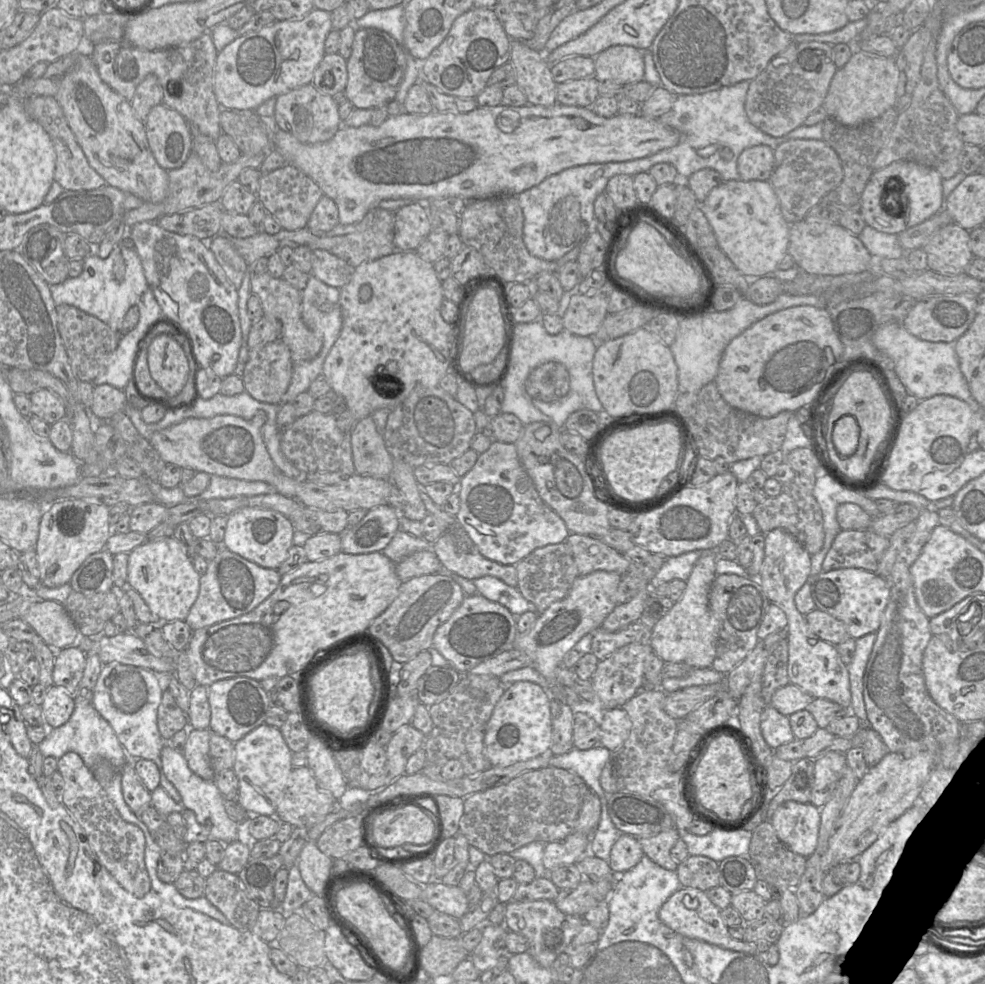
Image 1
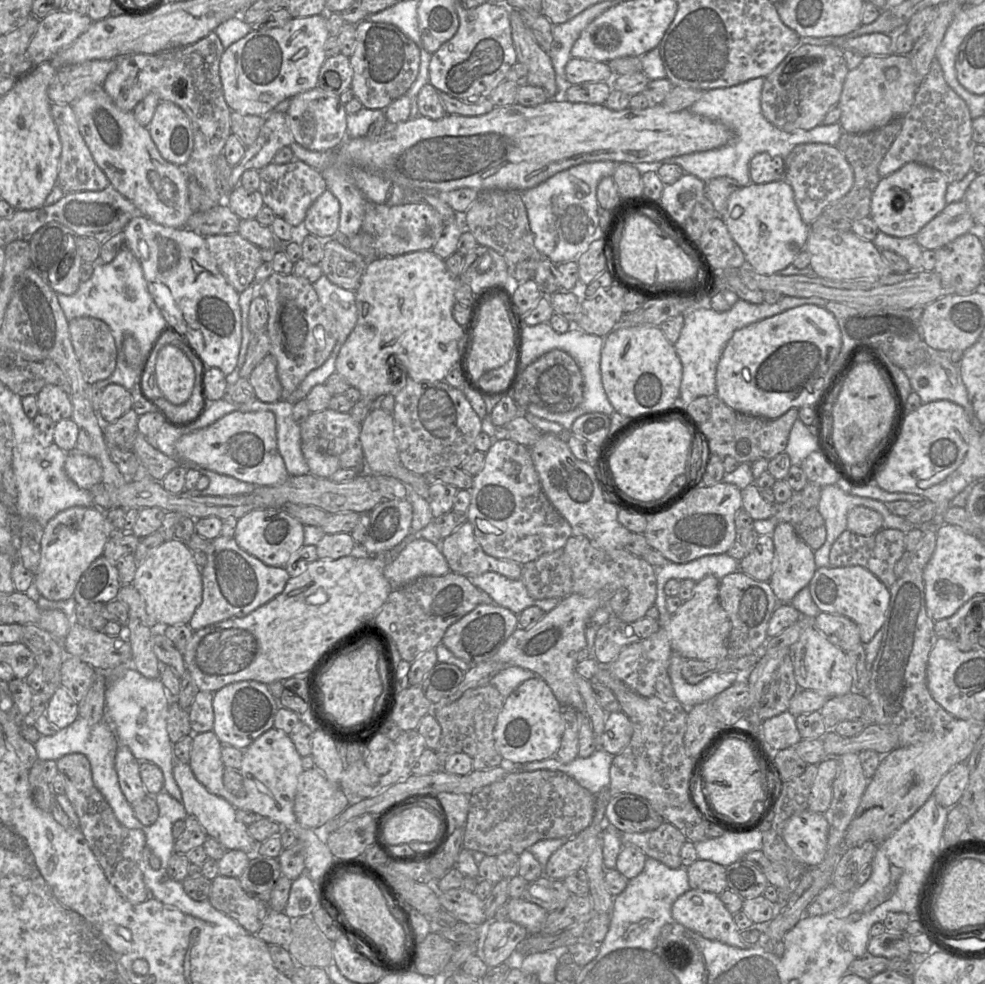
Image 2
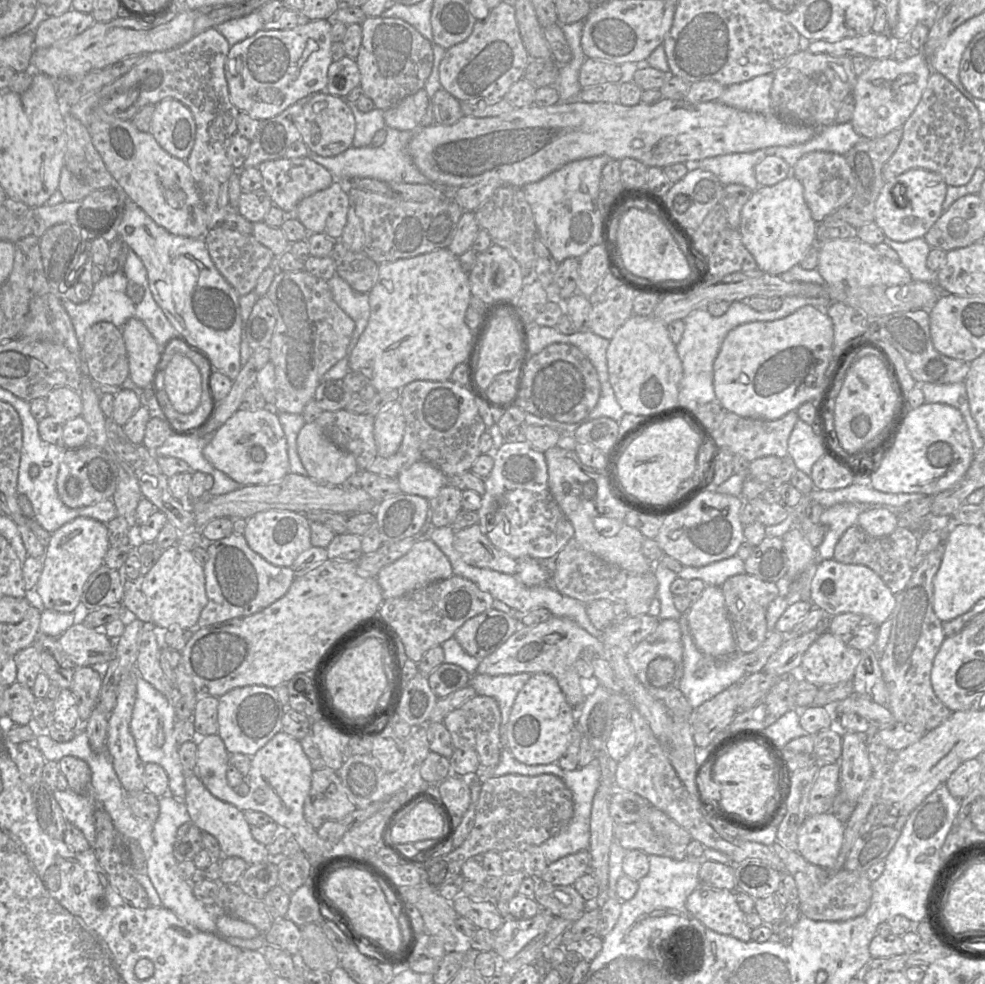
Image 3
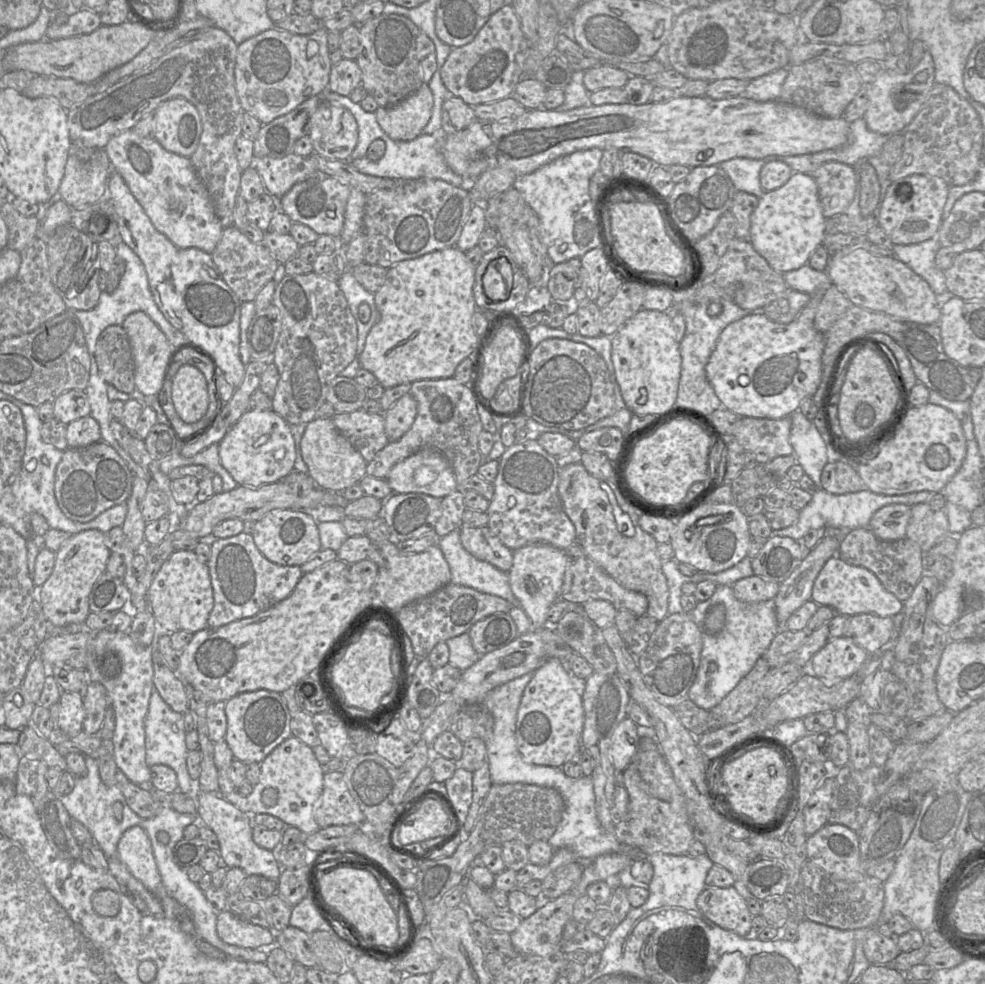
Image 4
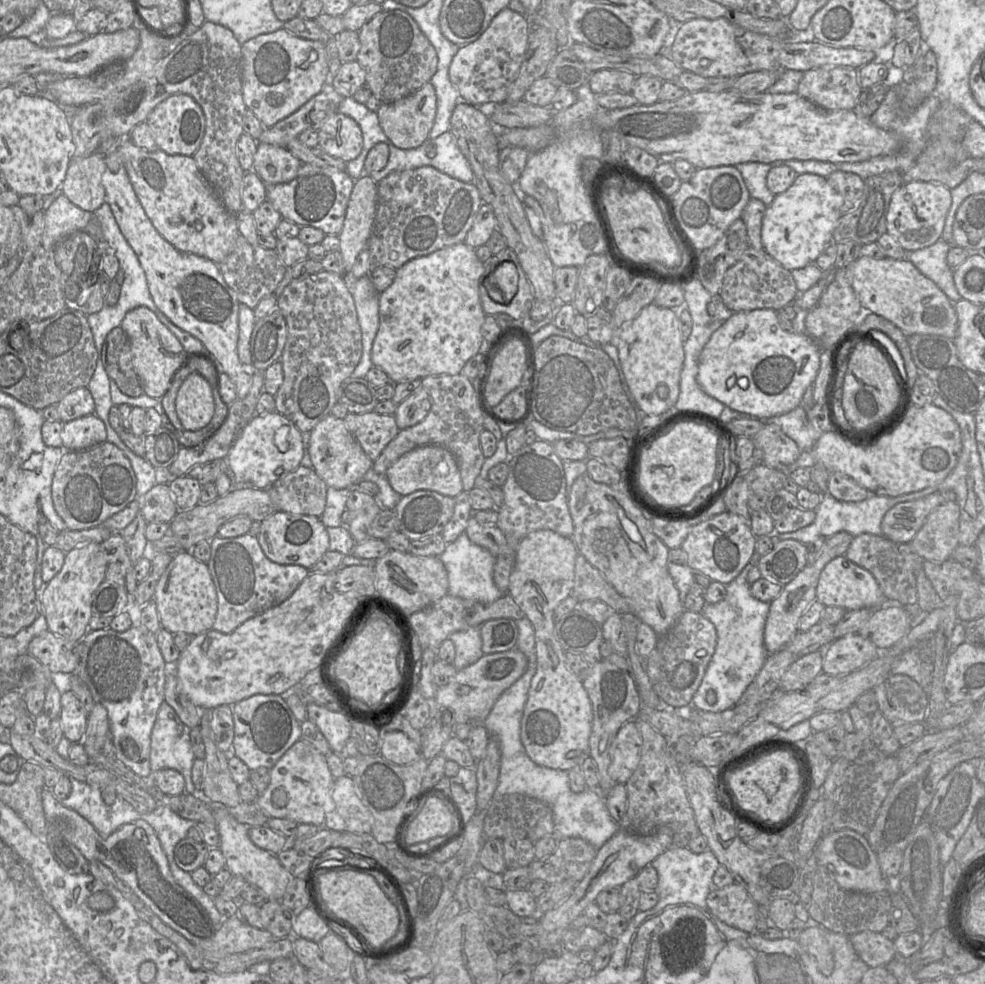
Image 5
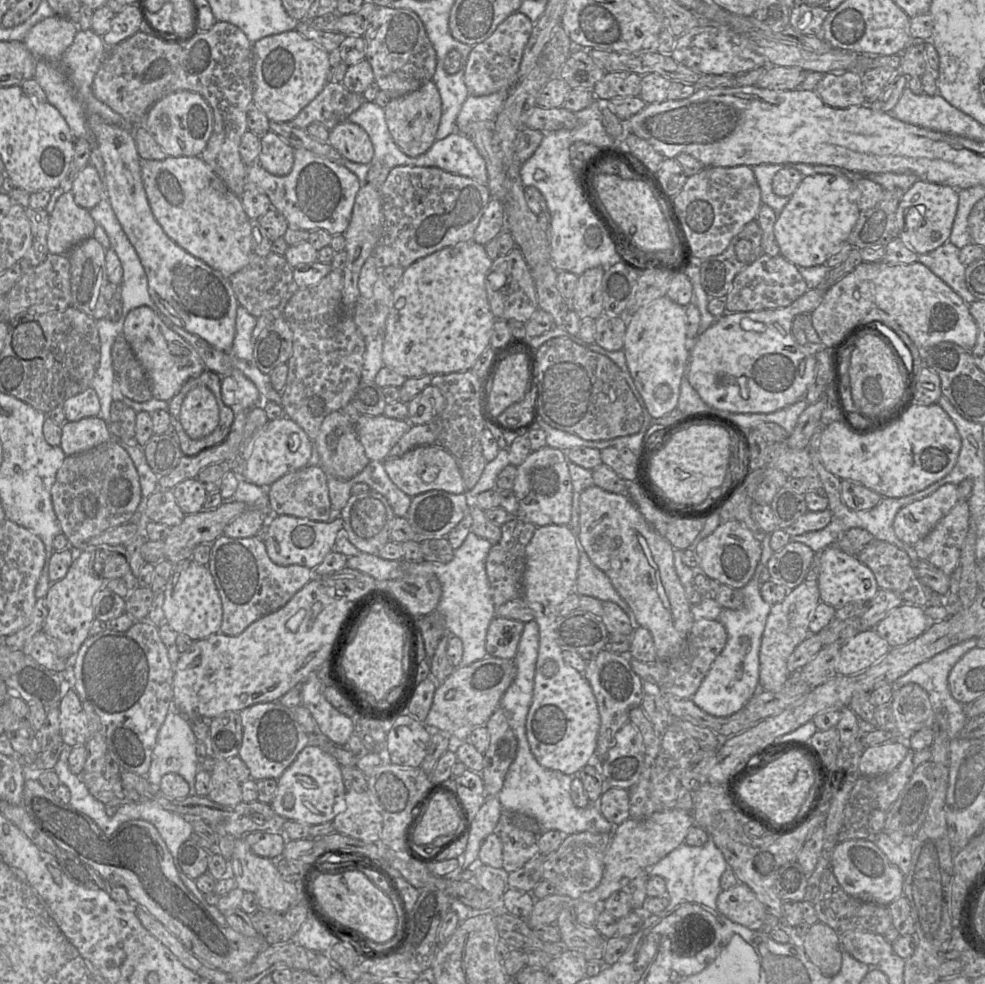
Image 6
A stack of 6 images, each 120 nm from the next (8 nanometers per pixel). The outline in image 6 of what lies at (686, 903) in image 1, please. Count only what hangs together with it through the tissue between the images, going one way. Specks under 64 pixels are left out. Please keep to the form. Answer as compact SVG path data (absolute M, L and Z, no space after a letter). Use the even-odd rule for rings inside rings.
M739 882L732 888L721 890L717 897L717 908L729 920L750 930L759 930L767 914L755 893Z

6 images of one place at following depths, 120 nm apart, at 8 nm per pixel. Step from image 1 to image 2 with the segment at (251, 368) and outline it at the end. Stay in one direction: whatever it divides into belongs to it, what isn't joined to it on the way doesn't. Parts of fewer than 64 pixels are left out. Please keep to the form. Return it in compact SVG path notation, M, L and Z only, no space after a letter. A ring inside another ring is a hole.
M270 353L253 369L248 380L261 402L274 403L281 399L282 386L277 375L277 362Z

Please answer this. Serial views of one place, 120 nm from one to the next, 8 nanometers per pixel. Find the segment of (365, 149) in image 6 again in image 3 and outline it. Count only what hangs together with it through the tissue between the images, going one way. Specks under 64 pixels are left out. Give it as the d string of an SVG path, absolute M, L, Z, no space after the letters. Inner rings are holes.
M326 91L313 95L302 107L299 117L301 140L309 151L322 157L333 157L352 146L355 134L355 119L345 98L333 96Z

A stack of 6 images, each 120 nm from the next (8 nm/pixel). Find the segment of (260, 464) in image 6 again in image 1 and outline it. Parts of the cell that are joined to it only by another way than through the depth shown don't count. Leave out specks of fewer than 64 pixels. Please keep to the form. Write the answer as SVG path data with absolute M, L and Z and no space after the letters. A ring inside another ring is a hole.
M258 410L254 417L251 420L245 420L241 417L238 416L233 416L233 415L217 415L213 418L187 418L184 421L172 425L168 428L165 428L163 430L157 431L153 433L148 440L151 446L158 452L162 460L167 463L167 464L175 464L179 466L180 468L190 468L194 470L195 472L205 472L209 475L217 475L221 477L227 477L227 478L234 478L234 479L240 479L240 480L247 480L247 481L262 481L266 482L270 485L272 485L275 489L276 492L279 494L288 497L288 498L295 498L296 499L296 493L298 491L298 488L301 484L301 482L306 481L306 480L296 480L293 478L290 478L286 475L284 475L273 463L267 449L265 446L265 443L262 438L261 434L261 428L264 425L264 423L267 420L267 415L263 410Z

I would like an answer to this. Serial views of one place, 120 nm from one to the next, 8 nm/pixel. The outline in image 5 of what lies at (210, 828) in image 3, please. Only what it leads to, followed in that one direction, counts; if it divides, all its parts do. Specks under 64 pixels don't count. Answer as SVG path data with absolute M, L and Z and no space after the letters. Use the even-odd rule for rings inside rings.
M209 803L213 810L216 828L220 836L220 850L226 860L226 869L232 876L240 876L260 889L265 900L281 900L290 882L291 876L279 862L277 855L257 847L249 837L249 827L238 822L229 812L231 807Z

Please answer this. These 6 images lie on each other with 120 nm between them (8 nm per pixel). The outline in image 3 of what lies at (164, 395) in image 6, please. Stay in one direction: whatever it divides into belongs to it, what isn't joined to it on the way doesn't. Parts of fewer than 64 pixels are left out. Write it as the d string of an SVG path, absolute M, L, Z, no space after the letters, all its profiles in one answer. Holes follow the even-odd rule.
M129 319L122 329L128 355L129 377L141 389L146 389L159 363L159 345L142 321Z

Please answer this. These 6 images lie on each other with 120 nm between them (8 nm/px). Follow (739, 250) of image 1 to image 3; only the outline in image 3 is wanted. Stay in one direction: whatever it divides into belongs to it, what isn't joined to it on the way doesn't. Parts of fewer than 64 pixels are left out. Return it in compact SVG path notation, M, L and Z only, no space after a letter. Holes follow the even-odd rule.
M791 174L775 185L759 186L743 206L738 232L742 243L754 257L759 270L772 275L780 275L799 264L807 250L816 245L817 222L811 216L803 193L803 185Z

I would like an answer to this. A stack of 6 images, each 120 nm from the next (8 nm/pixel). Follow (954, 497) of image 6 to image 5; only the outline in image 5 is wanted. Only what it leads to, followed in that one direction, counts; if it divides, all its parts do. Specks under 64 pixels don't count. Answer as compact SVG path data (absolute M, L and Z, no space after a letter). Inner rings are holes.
M940 492L890 508L881 521L884 537L895 543L909 543L923 526L929 513L945 503Z

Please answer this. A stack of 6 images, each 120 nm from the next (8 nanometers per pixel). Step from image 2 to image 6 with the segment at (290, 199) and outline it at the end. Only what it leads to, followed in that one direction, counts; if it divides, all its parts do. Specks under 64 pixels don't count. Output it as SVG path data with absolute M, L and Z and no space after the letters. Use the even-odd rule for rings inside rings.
M268 131L260 137L260 153L257 162L270 174L285 176L294 163L294 148L277 134Z

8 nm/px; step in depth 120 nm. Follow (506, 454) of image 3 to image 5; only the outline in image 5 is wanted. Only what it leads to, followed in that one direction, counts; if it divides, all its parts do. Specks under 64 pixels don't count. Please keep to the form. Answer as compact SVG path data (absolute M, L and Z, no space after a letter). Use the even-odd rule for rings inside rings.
M538 439L530 445L525 444L509 456L507 463L508 476L502 486L504 502L500 508L496 508L496 526L508 538L508 545L516 551L523 537L540 529L572 537L574 526L568 507L563 460L555 453L552 443Z

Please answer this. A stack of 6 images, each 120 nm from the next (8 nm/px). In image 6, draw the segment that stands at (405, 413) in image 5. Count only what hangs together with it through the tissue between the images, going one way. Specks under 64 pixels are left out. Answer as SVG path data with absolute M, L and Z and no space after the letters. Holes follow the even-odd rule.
M429 385L407 402L408 419L413 425L422 425L436 419L444 410L446 400L438 387Z

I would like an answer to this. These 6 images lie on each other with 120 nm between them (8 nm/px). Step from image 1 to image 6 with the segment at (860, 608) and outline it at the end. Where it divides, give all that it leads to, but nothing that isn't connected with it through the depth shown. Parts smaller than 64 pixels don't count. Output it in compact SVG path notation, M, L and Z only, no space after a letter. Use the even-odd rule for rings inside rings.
M837 546L827 547L821 552L817 583L821 601L835 609L849 603L868 603L879 590L872 571L855 556L843 552Z

